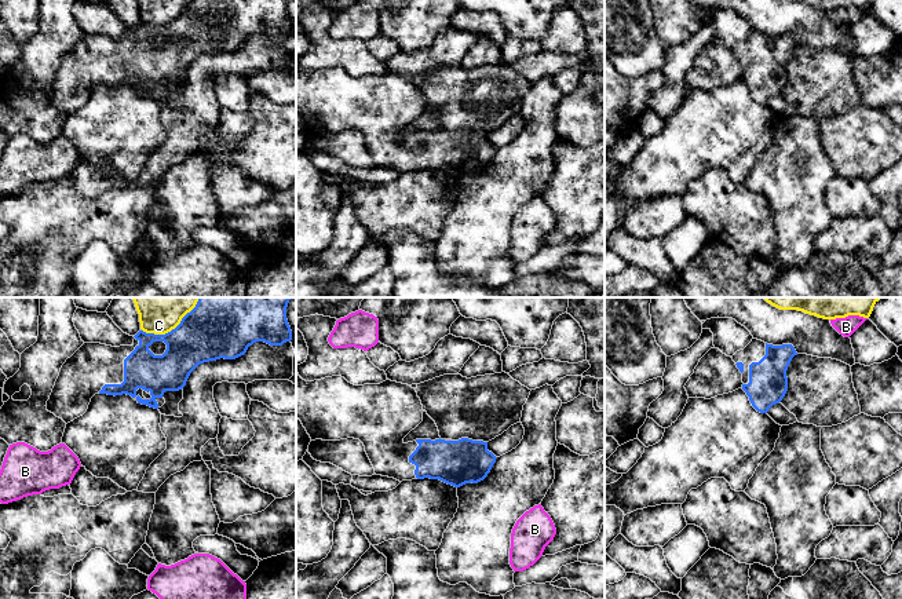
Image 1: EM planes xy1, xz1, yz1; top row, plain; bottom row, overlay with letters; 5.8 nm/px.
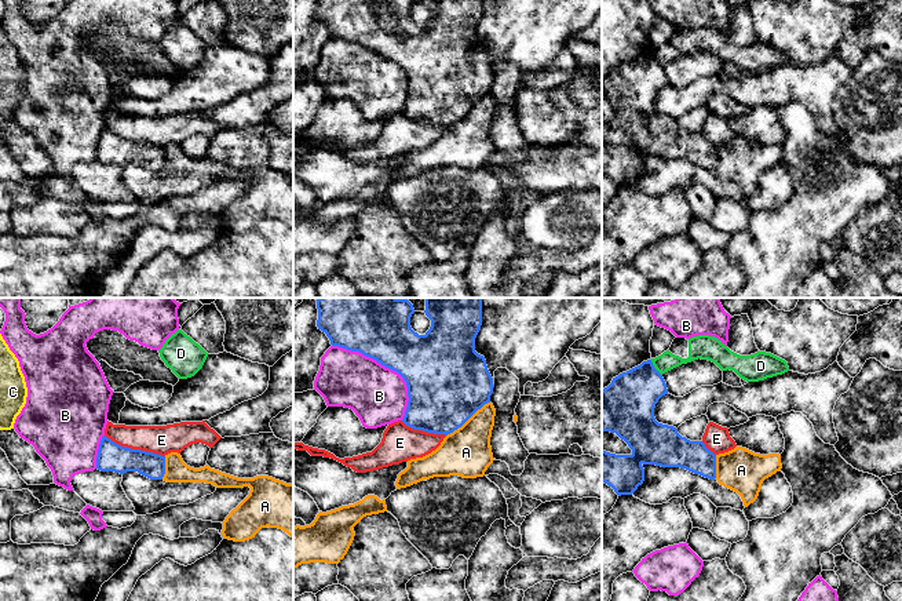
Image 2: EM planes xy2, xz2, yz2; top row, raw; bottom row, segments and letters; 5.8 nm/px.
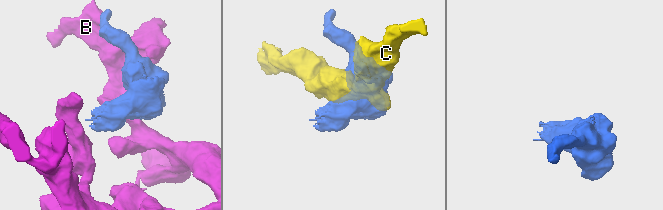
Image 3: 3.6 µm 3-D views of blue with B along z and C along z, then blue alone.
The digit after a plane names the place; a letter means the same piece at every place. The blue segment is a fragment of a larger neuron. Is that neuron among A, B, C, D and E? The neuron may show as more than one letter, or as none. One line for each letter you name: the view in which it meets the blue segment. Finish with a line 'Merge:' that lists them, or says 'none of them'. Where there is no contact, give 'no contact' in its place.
Merge: none of them

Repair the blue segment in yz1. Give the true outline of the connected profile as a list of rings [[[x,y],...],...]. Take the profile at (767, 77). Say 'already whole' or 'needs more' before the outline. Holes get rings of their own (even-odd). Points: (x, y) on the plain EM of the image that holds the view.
needs more | [[[752,30],[744,41],[731,48],[742,65],[742,81],[757,103],[767,105],[785,88],[786,62],[795,47],[797,44],[792,36],[773,37]]]

